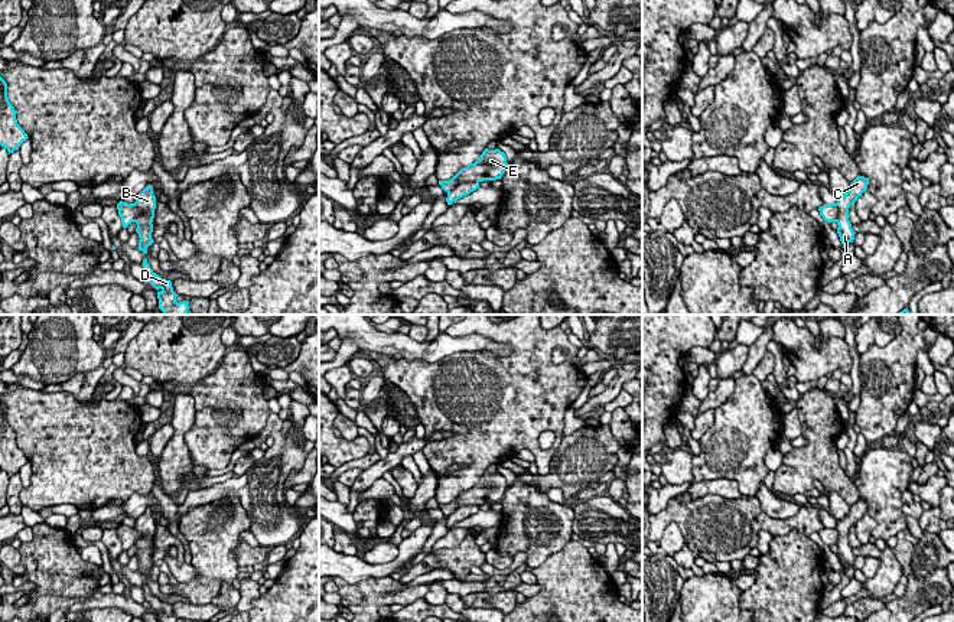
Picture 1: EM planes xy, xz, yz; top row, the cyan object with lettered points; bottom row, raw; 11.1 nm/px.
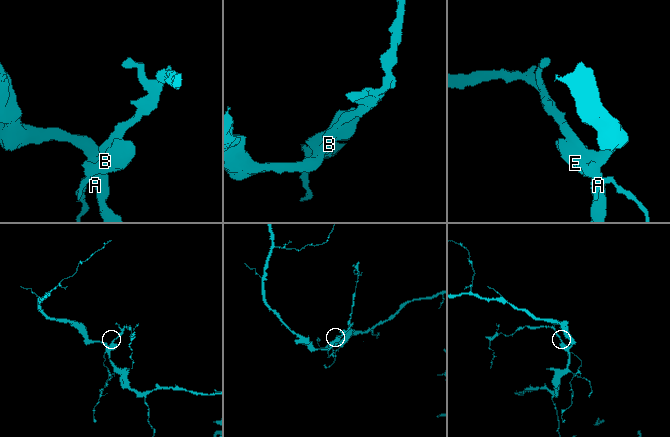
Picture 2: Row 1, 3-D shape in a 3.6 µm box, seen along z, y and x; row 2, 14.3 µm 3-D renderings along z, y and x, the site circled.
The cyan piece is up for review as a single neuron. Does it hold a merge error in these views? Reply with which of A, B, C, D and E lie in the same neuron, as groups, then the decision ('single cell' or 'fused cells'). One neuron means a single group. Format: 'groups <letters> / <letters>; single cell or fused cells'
groups A B C D E; single cell

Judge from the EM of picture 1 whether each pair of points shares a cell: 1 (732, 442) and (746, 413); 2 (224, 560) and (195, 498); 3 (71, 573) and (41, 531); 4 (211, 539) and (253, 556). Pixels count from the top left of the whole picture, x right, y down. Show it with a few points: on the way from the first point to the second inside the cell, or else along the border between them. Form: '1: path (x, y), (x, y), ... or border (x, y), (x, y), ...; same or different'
1: path (739, 435), (746, 426), (746, 420); same
2: border (231, 492), (191, 507), (178, 524); different
3: path (61, 563), (51, 553), (46, 541); same
4: border (241, 539), (234, 550), (238, 564); different

